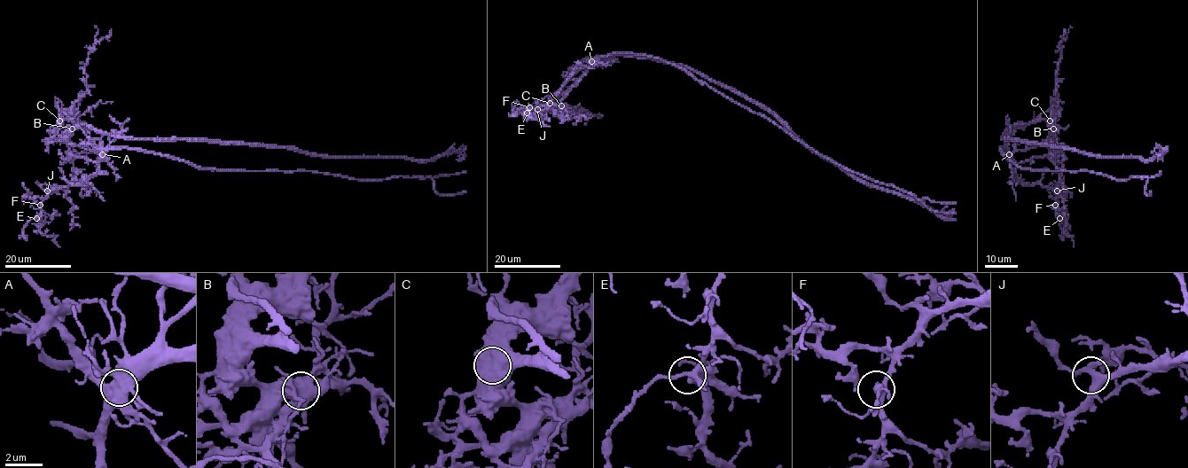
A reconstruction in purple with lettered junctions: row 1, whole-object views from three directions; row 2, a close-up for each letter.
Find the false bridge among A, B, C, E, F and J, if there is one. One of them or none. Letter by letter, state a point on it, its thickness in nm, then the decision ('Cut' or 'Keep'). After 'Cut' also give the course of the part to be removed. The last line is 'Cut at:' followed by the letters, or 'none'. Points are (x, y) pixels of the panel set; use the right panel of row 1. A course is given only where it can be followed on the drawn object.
A: Place: (1009, 154). Thickness 550 nm. Keep
B: Place: (1053, 128). Thickness 600 nm. Cut. Course of the part to remove: (1053, 128), (1044, 143), (1001, 152), (1034, 169), (1146, 177), (1145, 191), (1151, 191)
C: Place: (1050, 120). Thickness 700 nm. Keep
E: Place: (1059, 218). Thickness 320 nm. Keep
F: Place: (1055, 205). Thickness 320 nm. Keep
J: Place: (1057, 191). Thickness 360 nm. Keep
Cut at: B

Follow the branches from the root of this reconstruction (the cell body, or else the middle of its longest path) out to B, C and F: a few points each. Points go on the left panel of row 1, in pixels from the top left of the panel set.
B: (110, 145), (100, 153), (73, 145), (67, 141), (72, 128)
C: (110, 145), (100, 153), (73, 145), (66, 139), (66, 128), (59, 120)
F: (110, 145), (100, 158), (98, 169), (82, 183), (68, 183), (54, 190), (40, 205)

